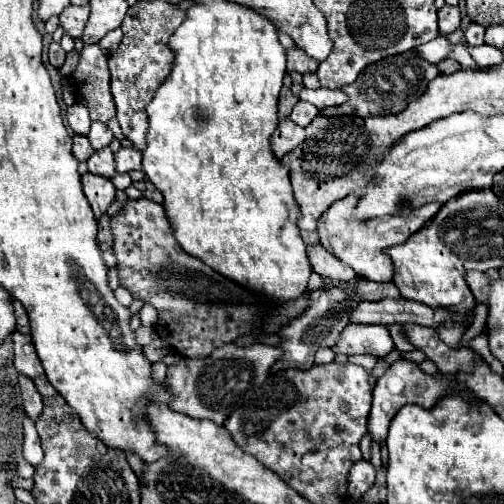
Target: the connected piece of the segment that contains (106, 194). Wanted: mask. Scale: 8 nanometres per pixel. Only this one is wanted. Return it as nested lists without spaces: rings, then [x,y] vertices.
[[[91,172],[83,174],[81,182],[83,182],[83,192],[85,192],[85,196],[87,196],[87,200],[89,200],[91,208],[93,208],[93,214],[99,220],[107,212],[107,208],[113,202],[117,190],[115,190],[115,186],[113,186],[113,182],[109,178],[95,176]]]

